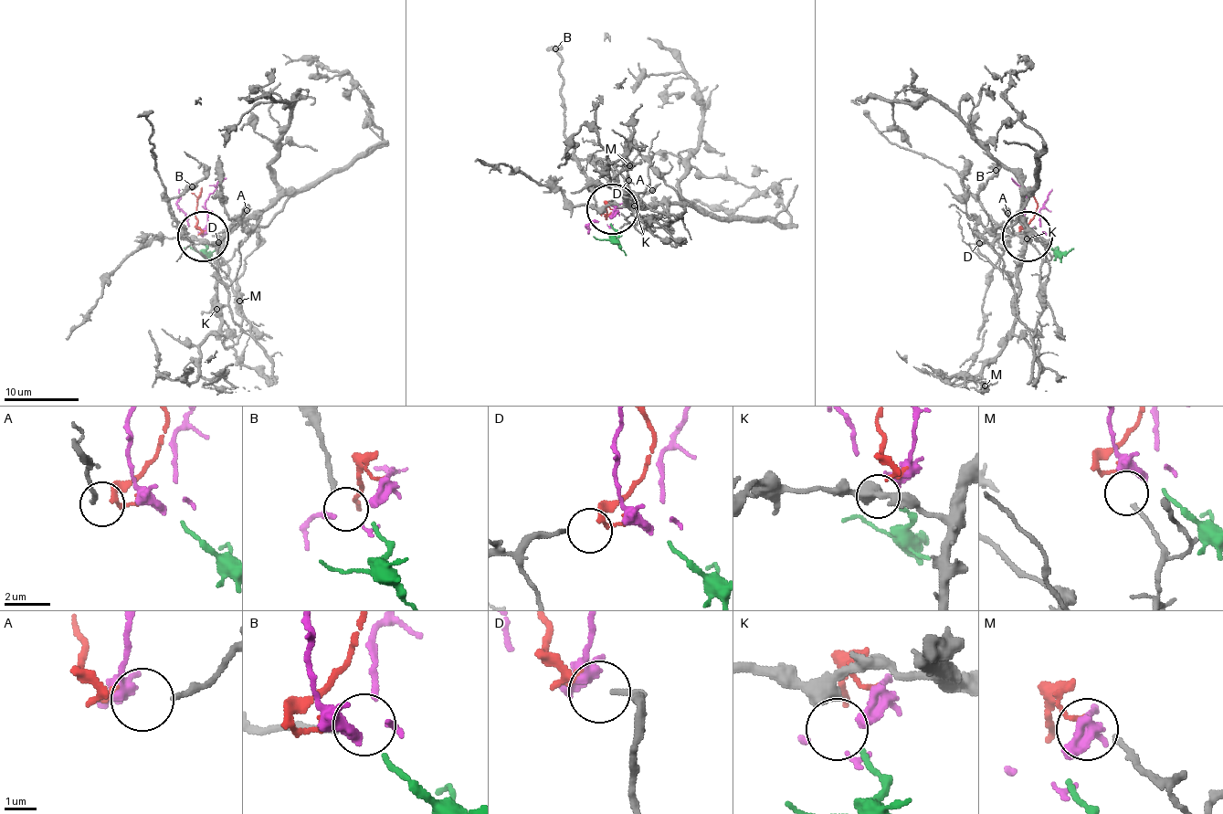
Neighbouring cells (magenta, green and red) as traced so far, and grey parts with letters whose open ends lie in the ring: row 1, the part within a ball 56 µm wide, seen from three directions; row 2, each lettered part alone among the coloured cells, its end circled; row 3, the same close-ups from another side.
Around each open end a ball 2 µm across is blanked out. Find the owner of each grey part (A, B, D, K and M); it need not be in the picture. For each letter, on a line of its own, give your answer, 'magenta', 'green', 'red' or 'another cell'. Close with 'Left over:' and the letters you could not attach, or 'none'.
A: another cell
B: another cell
D: red
K: green
M: magenta
Left over: A, B

